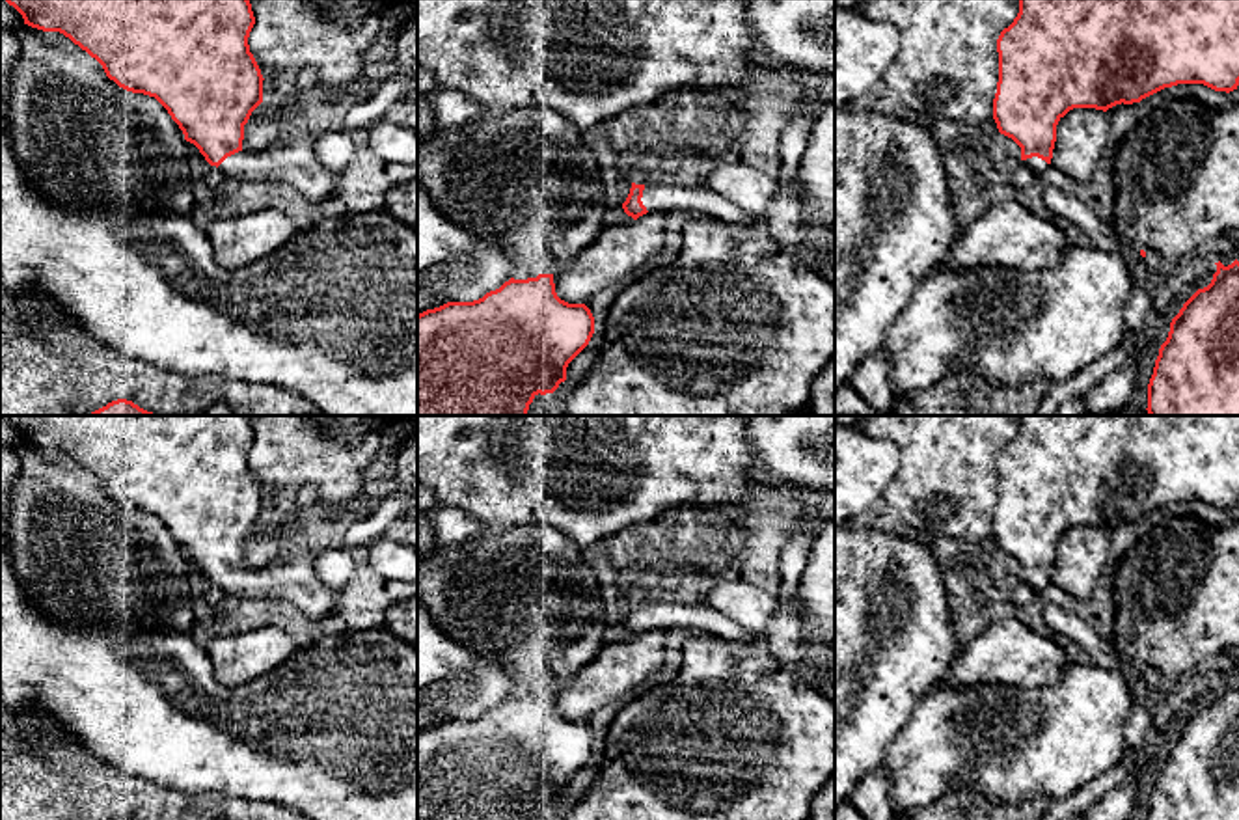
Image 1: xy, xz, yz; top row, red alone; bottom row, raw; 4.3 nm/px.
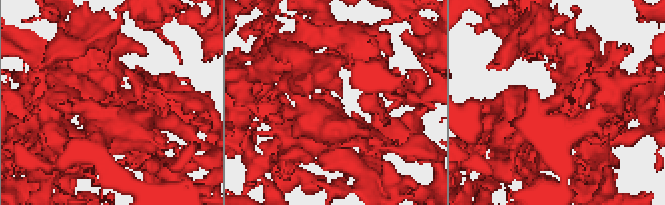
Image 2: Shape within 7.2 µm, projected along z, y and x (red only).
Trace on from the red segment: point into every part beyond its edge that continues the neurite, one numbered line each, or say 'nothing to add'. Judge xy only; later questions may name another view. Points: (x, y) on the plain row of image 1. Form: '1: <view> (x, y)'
1: xy (293, 582)

